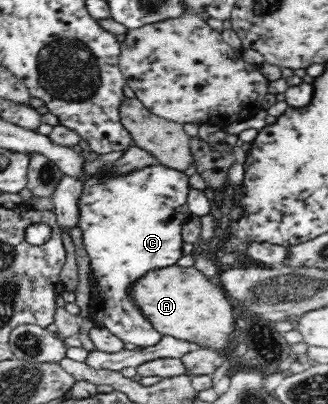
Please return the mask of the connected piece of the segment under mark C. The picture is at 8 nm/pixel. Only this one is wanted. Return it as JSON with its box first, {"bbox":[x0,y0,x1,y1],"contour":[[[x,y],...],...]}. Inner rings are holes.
{"bbox":[78,163,192,349],"contour":[[[112,163],[102,165],[98,172],[82,180],[82,191],[78,198],[78,225],[82,232],[82,245],[90,257],[89,265],[93,272],[93,285],[91,289],[92,311],[90,319],[93,327],[106,328],[124,343],[136,345],[136,349],[152,347],[160,343],[162,334],[156,331],[152,324],[132,305],[132,300],[126,287],[136,281],[140,275],[152,269],[162,269],[174,265],[182,257],[181,230],[192,215],[188,207],[188,193],[190,193],[189,177],[185,171],[178,171],[154,164],[142,169],[134,169],[130,173],[111,175]]]}

